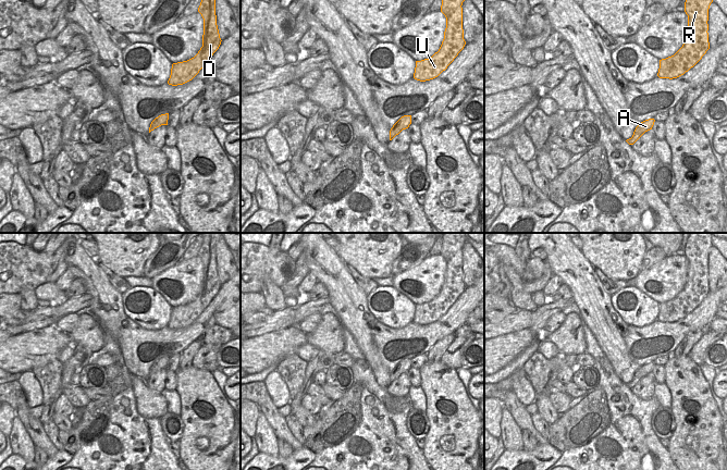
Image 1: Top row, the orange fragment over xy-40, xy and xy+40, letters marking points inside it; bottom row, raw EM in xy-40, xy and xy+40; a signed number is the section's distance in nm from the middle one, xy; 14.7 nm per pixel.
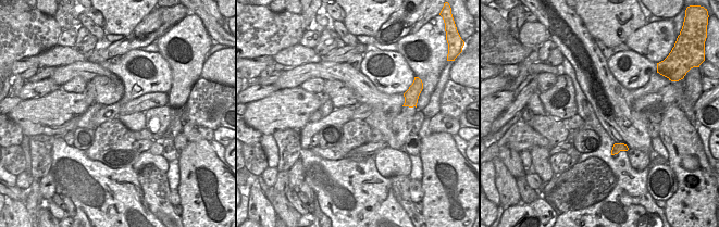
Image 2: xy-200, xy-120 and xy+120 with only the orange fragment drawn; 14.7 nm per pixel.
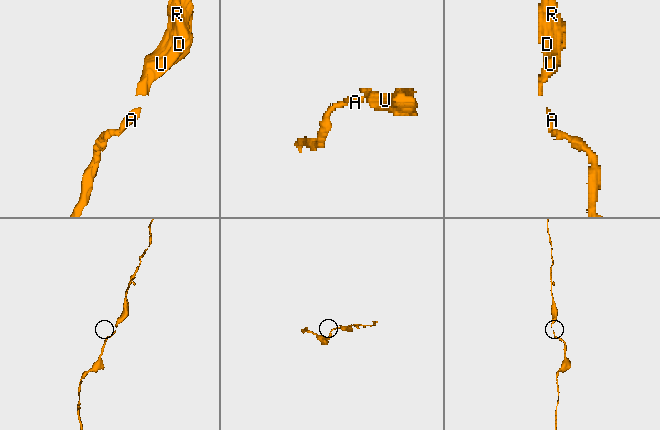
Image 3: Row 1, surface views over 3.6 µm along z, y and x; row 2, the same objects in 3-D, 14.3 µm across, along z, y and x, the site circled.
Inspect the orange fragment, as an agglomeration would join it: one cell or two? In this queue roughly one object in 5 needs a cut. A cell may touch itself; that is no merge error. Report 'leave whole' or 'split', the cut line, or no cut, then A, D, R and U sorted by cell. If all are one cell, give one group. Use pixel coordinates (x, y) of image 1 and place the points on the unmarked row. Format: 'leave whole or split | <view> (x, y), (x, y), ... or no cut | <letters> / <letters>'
leave whole | no cut | A D R U

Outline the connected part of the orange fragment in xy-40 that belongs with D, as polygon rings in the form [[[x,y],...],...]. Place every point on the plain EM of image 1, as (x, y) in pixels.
[[[201,233],[202,244],[198,256],[204,262],[202,290],[198,297],[183,306],[172,308],[169,329],[177,330],[192,324],[206,309],[221,288],[221,282],[217,269],[215,244],[221,233]]]

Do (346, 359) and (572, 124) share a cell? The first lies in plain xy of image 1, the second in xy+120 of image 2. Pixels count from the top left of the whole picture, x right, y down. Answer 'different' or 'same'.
same

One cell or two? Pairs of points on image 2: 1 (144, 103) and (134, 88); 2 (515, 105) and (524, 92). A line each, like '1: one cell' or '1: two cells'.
1: two cells
2: one cell

